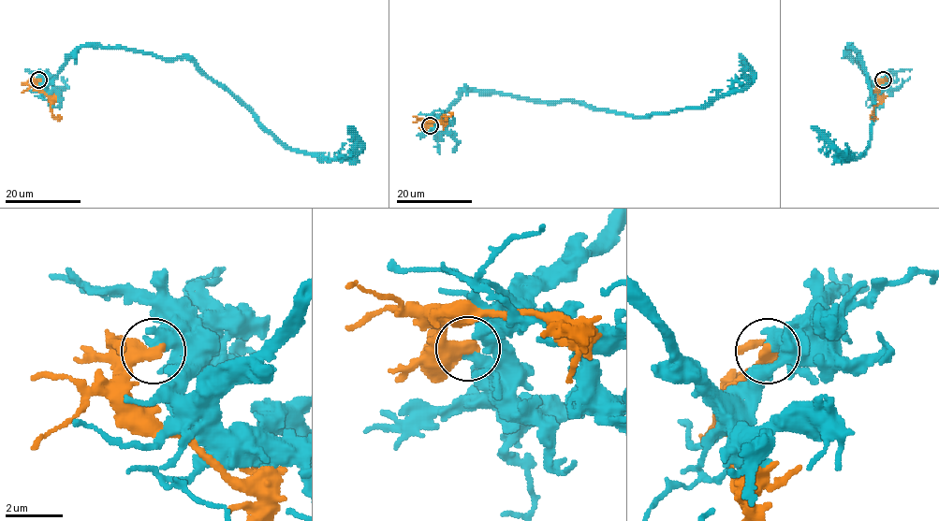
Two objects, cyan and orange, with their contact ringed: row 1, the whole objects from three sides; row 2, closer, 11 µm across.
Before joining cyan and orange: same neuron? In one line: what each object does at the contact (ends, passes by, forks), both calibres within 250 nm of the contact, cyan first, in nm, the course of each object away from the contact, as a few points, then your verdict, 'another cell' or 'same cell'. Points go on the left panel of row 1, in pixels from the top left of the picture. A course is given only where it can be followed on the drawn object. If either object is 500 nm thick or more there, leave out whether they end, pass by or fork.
500 nm thick on the cyan side, 550 nm on the other; cyan runs (38, 79), (45, 86), (81, 47), (189, 57), (287, 147), (324, 158), (352, 158), (361, 142), (348, 126); orange runs (38, 80), (36, 86), (51, 99), (50, 108), (59, 119), (58, 114); another cell

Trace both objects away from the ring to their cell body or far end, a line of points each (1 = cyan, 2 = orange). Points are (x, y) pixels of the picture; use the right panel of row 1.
1: (883, 79), (877, 86), (847, 45), (858, 56), (873, 102), (868, 147), (857, 158), (845, 158), (811, 126)
2: (883, 80), (872, 119), (870, 114)

